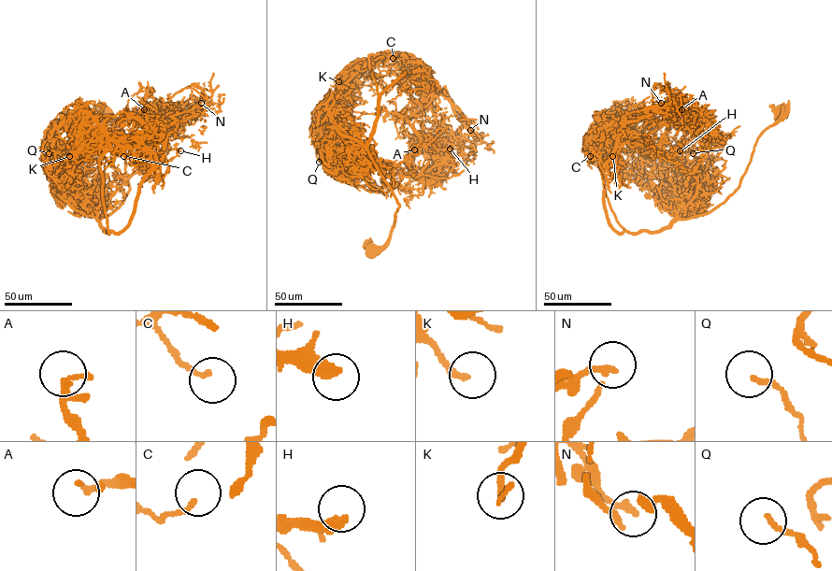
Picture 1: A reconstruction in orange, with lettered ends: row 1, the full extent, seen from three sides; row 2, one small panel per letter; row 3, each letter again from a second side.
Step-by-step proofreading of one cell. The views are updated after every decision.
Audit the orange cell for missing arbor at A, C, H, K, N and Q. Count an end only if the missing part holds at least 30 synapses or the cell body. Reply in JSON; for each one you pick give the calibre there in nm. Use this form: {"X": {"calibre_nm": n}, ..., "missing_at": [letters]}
{"missing_at": []}

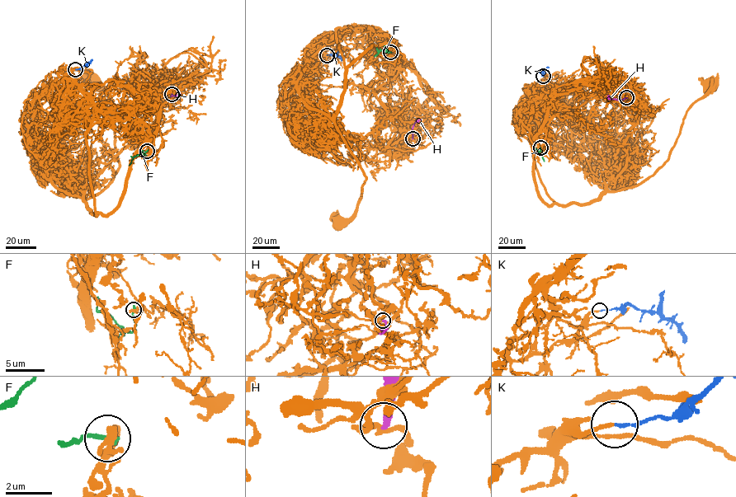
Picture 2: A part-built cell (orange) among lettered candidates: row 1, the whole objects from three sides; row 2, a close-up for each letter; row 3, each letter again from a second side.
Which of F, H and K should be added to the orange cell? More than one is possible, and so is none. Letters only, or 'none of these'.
none of these

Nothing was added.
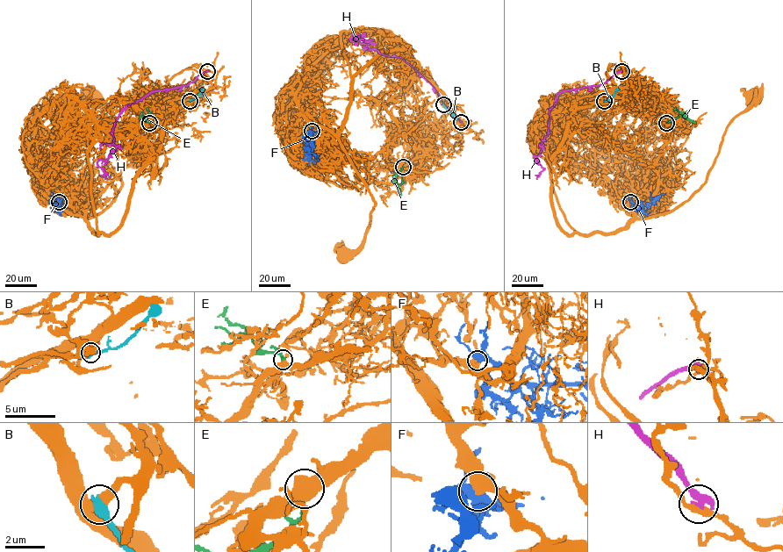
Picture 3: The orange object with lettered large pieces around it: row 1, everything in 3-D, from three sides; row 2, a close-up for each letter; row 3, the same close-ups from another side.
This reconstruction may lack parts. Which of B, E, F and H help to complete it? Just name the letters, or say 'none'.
F

